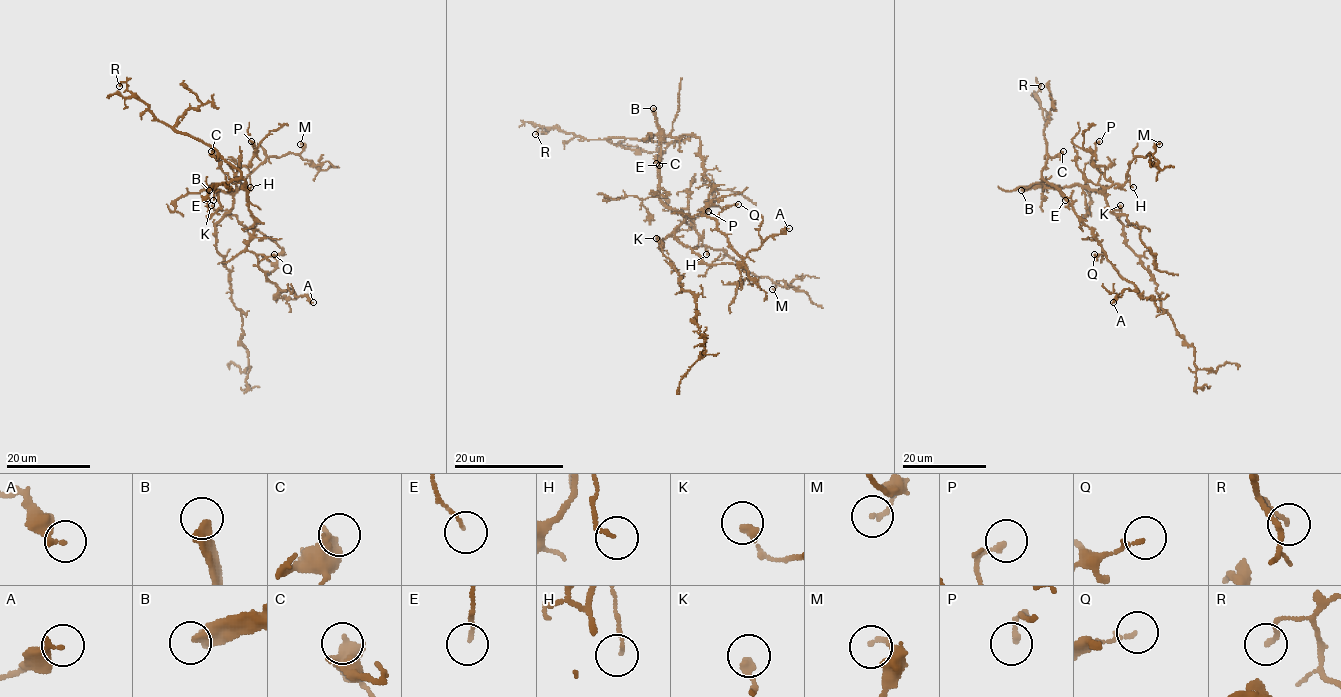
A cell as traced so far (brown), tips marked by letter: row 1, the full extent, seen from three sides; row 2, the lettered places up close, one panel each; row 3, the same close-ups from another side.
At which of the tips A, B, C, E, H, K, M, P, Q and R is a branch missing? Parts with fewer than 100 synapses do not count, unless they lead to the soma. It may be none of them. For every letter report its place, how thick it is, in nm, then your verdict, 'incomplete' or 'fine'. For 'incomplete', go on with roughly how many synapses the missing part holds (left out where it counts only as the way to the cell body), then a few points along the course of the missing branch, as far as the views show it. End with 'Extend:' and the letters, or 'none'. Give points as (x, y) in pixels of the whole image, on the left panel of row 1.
A: place (313, 302); calibre 240 nm; fine
B: place (209, 190); calibre 460 nm; incomplete
C: place (211, 151); calibre 600 nm; fine
E: place (213, 200); calibre 100 nm; fine
H: place (250, 187); calibre 120 nm; fine
K: place (211, 205); calibre 320 nm; fine
M: place (300, 144); calibre 160 nm; fine
P: place (251, 141); calibre 180 nm; fine
Q: place (274, 254); calibre 120 nm; fine
R: place (119, 86); calibre 140 nm; fine
Extend: B

